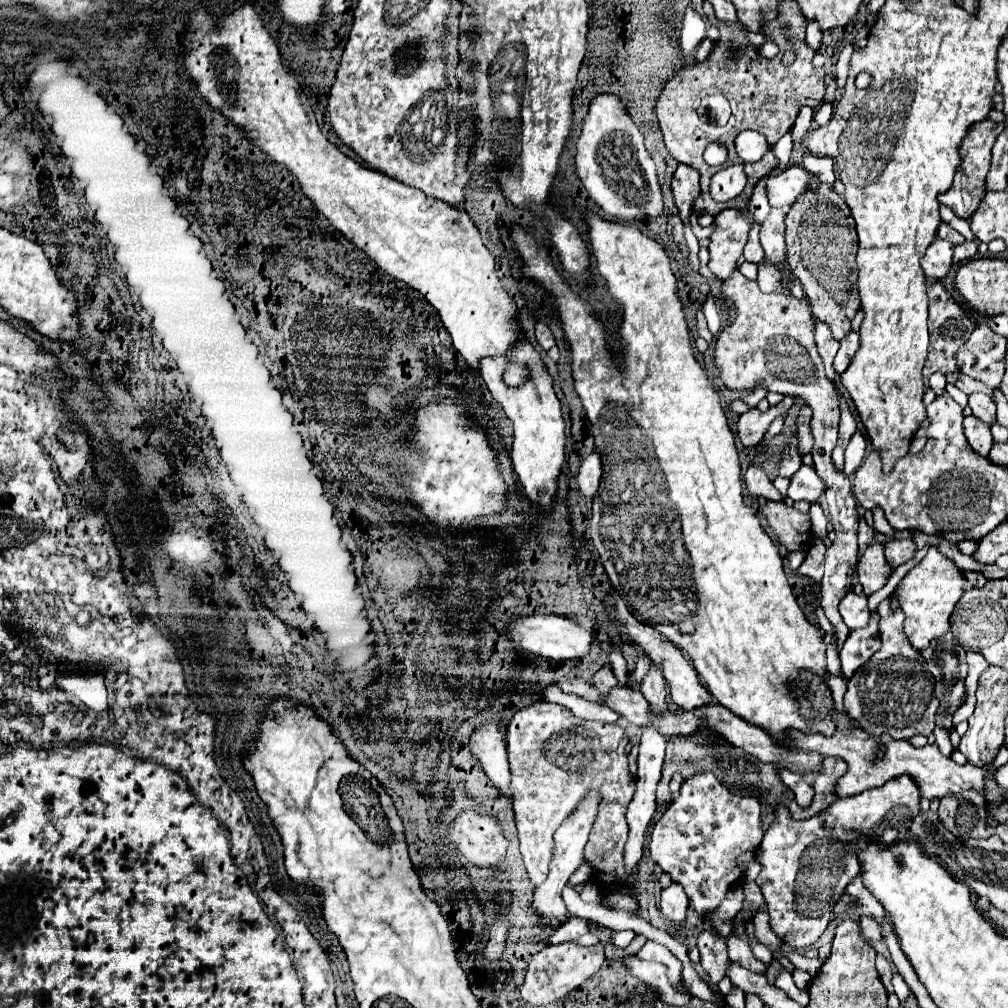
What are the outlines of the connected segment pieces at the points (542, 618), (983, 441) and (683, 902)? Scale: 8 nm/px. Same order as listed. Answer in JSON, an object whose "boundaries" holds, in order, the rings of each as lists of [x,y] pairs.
{"boundaries":[[[[532,615],[526,619],[516,619],[510,623],[510,639],[522,647],[524,651],[536,653],[540,657],[556,659],[556,661],[580,661],[590,653],[590,645],[594,641],[594,633],[590,629],[580,627],[568,617],[558,615]]],[[[970,415],[964,419],[964,433],[968,437],[970,447],[978,453],[978,455],[988,455],[988,449],[992,449],[994,441],[992,441],[992,433],[990,433],[990,425],[980,421],[978,417]]],[[[678,883],[670,885],[668,889],[662,891],[660,897],[660,911],[674,923],[682,923],[686,919],[686,911],[688,911],[690,901],[686,899],[684,889],[680,889]]]]}

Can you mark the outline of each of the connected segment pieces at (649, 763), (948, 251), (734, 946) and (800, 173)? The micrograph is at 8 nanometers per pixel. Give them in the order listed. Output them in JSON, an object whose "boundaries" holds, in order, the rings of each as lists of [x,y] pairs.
{"boundaries":[[[[644,727],[644,735],[640,741],[640,755],[638,755],[638,775],[636,775],[636,793],[628,805],[626,811],[626,821],[628,821],[628,841],[624,845],[624,867],[626,867],[626,877],[634,877],[638,871],[638,863],[642,859],[642,849],[644,849],[644,833],[650,823],[650,819],[656,813],[656,785],[662,775],[662,763],[664,763],[664,749],[666,749],[668,737],[658,733],[654,727]]],[[[934,239],[932,245],[926,249],[926,255],[920,261],[926,279],[938,281],[946,277],[952,267],[952,253],[954,253],[954,247],[948,241]]],[[[744,931],[744,937],[732,937],[732,933],[728,933],[726,943],[728,943],[728,957],[730,957],[730,961],[750,969],[752,973],[762,973],[764,971],[762,961],[758,961],[754,957],[752,947],[748,945],[748,933],[746,931]]],[[[792,165],[766,179],[766,193],[770,207],[790,207],[800,193],[810,187],[812,175],[798,165]]]]}

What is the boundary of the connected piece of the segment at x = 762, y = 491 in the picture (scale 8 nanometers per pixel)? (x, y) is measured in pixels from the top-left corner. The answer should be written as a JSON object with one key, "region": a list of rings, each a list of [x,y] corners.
{"region":[[[750,465],[746,469],[746,489],[752,495],[760,495],[760,497],[766,497],[766,499],[772,499],[772,501],[782,499],[780,493],[776,491],[776,487],[772,485],[772,481],[766,477],[764,469],[756,467],[756,465]]]}

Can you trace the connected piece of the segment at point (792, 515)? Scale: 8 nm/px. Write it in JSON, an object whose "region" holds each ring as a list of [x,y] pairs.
{"region":[[[766,503],[762,507],[764,517],[768,519],[770,527],[778,535],[778,541],[788,549],[794,551],[798,547],[808,545],[810,541],[810,515],[796,511],[794,507],[780,503]]]}

